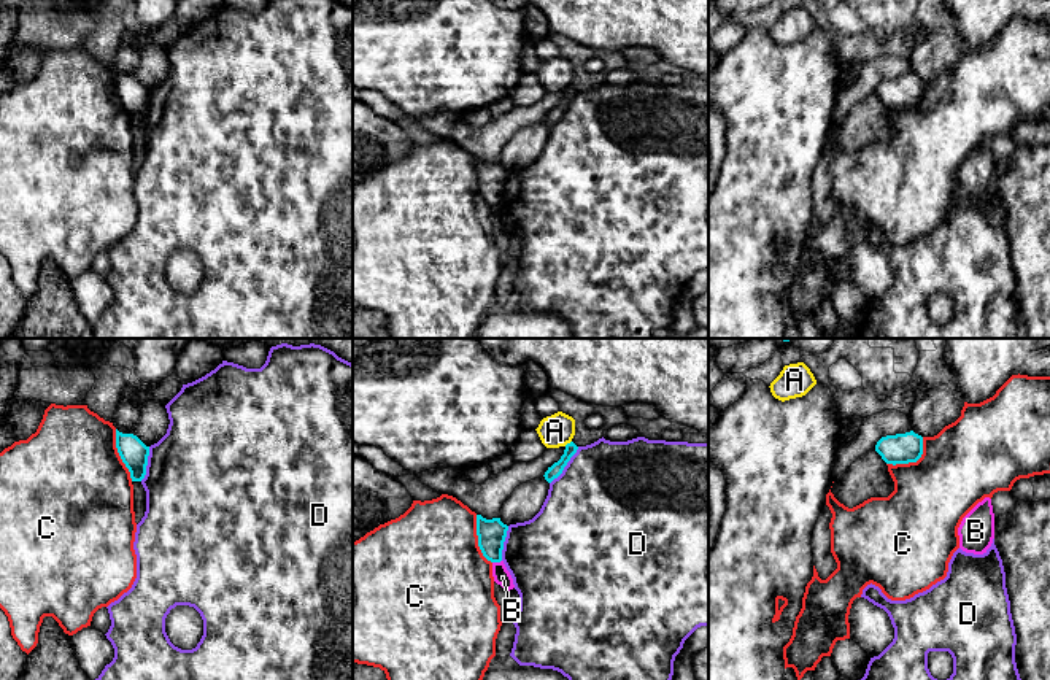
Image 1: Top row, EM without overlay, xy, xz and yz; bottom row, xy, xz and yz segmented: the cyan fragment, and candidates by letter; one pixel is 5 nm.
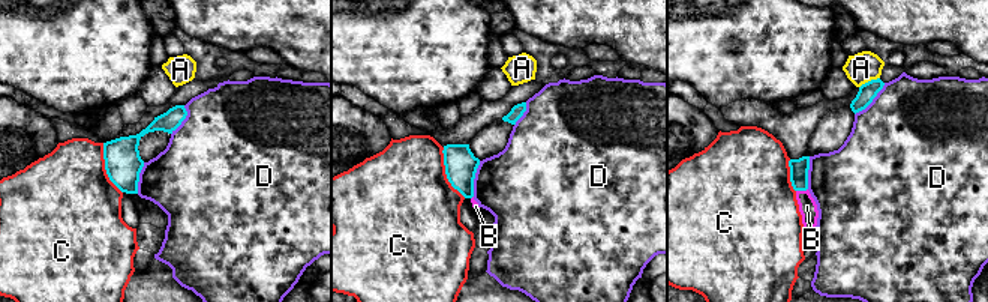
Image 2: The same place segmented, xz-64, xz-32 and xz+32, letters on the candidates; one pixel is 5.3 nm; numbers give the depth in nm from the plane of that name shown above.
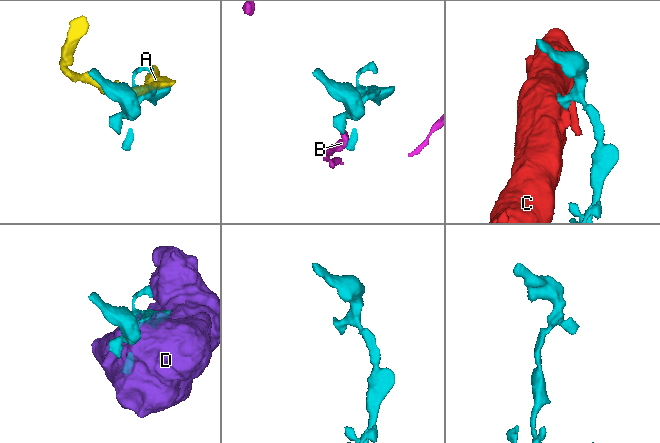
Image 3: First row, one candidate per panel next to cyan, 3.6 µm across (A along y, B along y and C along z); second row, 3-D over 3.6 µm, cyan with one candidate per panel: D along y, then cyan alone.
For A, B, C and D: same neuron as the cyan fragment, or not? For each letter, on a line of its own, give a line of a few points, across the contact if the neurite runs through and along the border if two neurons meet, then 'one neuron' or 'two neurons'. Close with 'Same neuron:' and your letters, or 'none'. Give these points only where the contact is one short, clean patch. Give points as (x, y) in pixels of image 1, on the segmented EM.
A: two neurons
B: line xz (501, 560), (493, 563); two neurons
C: line yz (923, 437), (923, 453), (915, 461), (887, 464); two neurons
D: two neurons
Same neuron: none

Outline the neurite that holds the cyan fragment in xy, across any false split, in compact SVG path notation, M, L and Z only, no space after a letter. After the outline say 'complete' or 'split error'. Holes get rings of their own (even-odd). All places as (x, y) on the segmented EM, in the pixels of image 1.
M116 429L116 448L130 472L132 481L141 481L146 475L149 446L146 446L137 435L122 434Z; complete

